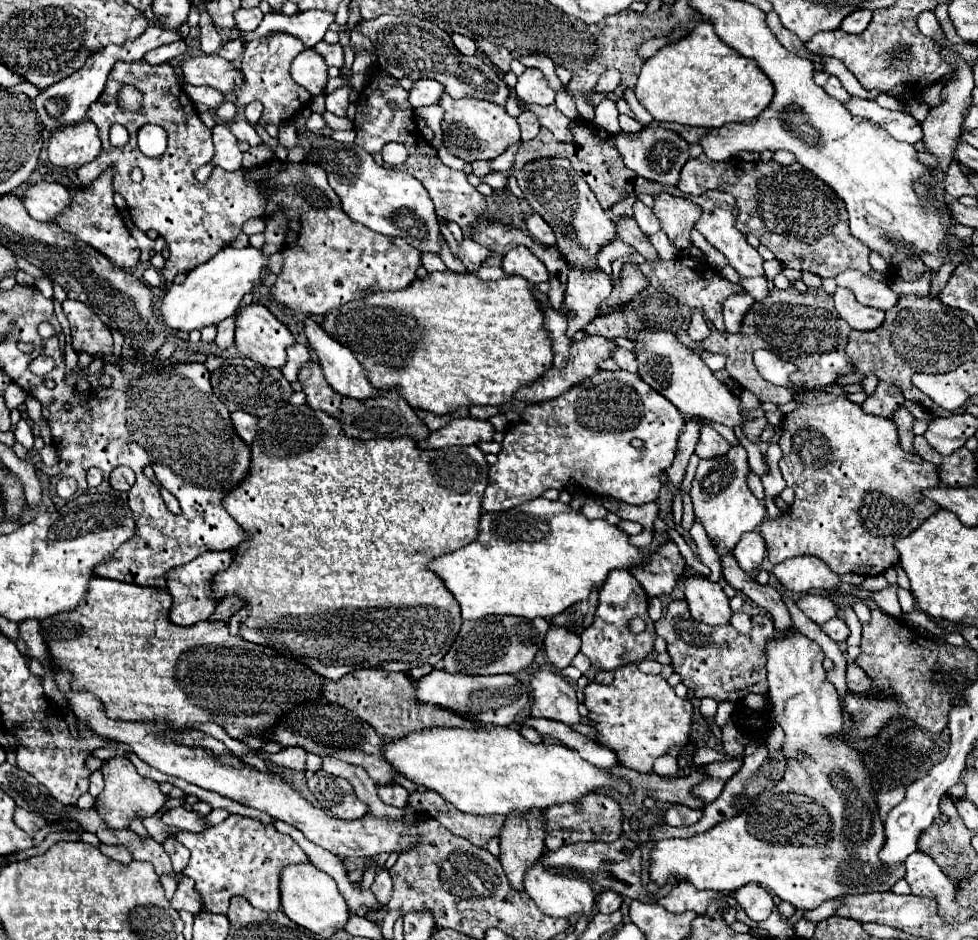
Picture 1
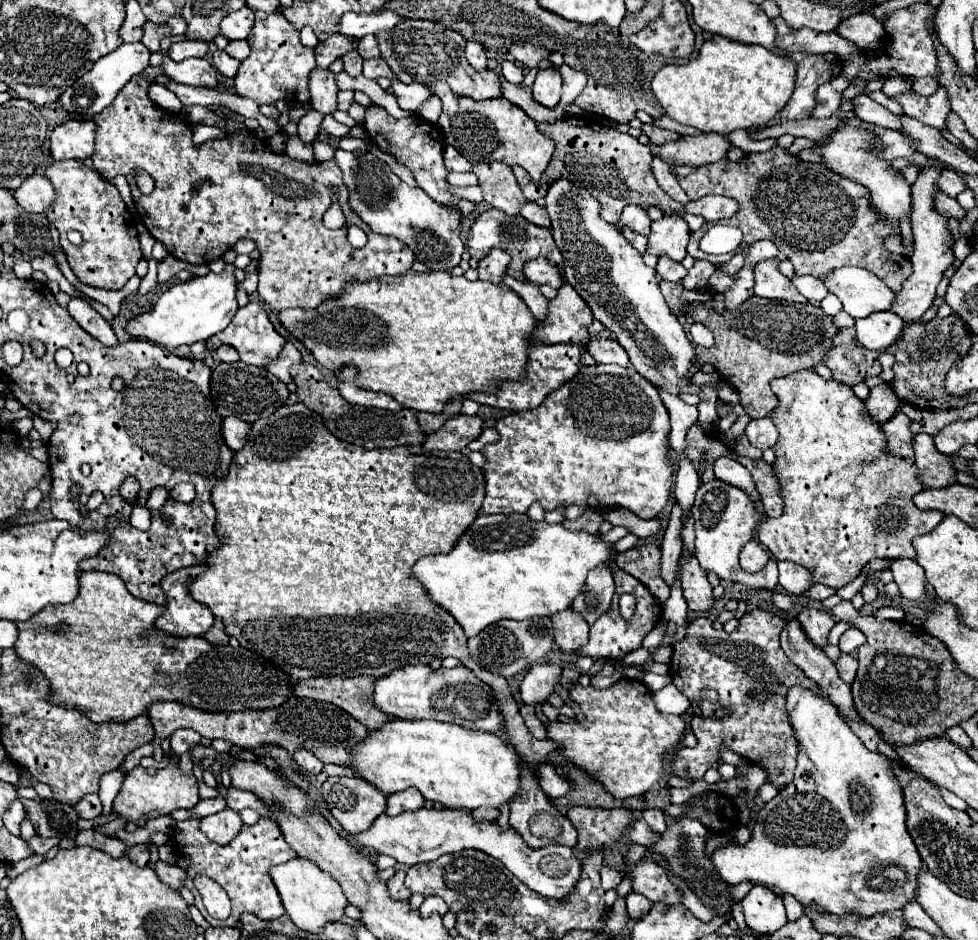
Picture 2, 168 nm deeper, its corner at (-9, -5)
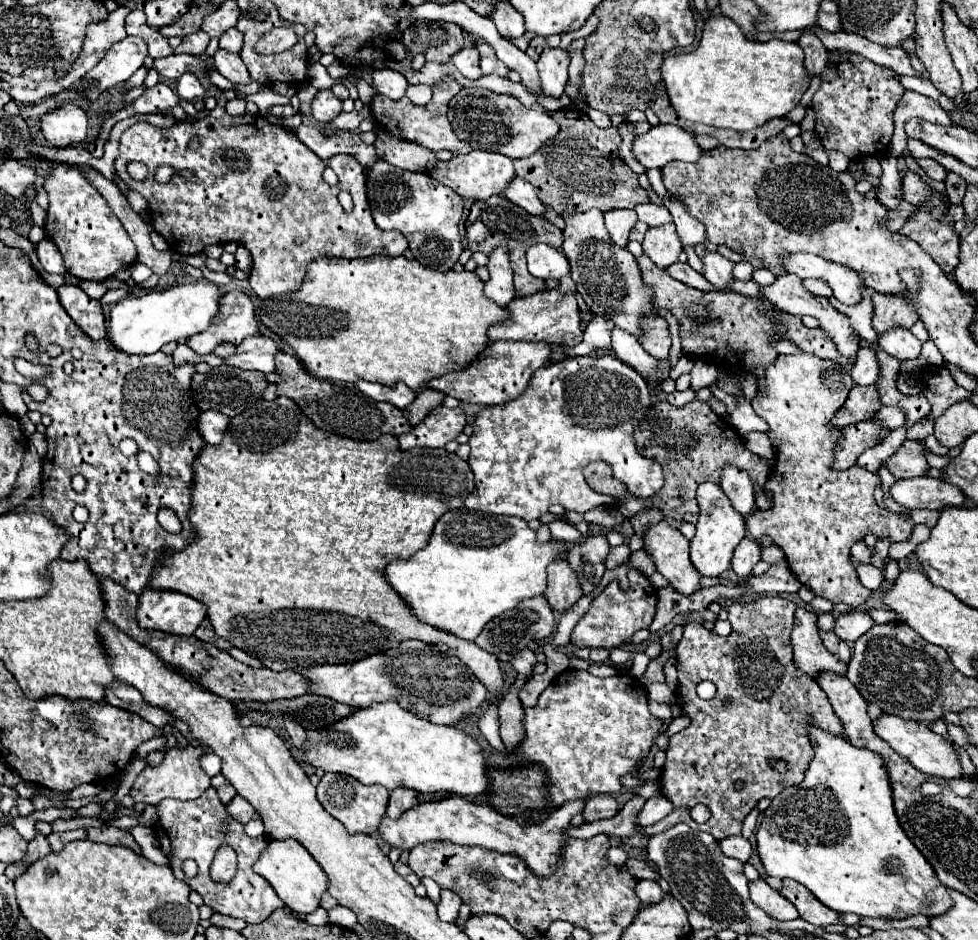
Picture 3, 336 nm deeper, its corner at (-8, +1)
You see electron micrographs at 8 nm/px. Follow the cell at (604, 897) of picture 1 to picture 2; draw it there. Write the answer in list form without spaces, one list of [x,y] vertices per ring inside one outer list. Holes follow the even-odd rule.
[[[629,893],[625,901],[627,901],[629,919],[633,919],[633,921],[641,919],[651,909],[651,903],[647,903],[647,899],[643,899],[641,895],[635,895],[635,893]]]

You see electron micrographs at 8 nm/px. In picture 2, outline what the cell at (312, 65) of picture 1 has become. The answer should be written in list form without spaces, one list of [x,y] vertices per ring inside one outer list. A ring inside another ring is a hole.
[[[315,67],[309,77],[309,91],[311,91],[311,105],[315,111],[323,115],[331,115],[337,111],[337,83],[335,73],[323,67]]]

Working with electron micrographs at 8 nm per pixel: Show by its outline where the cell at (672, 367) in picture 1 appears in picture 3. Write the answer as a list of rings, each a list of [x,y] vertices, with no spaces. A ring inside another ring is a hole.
[[[600,209],[566,213],[562,251],[570,261],[570,277],[576,283],[576,291],[582,295],[590,311],[594,315],[610,317],[616,327],[640,337],[640,315],[642,311],[654,309],[654,303],[650,303],[650,289],[642,285],[634,255],[628,249],[610,243]]]

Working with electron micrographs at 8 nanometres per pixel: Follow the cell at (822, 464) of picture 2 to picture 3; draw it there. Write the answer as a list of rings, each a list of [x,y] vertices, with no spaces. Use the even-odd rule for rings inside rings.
[[[792,353],[792,355],[778,355],[764,371],[766,387],[756,389],[756,397],[750,401],[754,411],[766,419],[770,425],[770,441],[776,449],[776,465],[766,481],[766,489],[774,493],[774,505],[770,511],[756,509],[750,519],[746,519],[746,529],[754,539],[768,535],[774,545],[778,545],[788,561],[788,567],[796,575],[796,579],[806,585],[816,597],[824,597],[832,603],[844,603],[850,607],[860,607],[871,591],[860,582],[854,565],[850,563],[850,547],[854,541],[864,539],[868,533],[876,537],[888,537],[892,541],[906,541],[914,529],[914,525],[924,523],[930,529],[938,521],[938,511],[910,511],[910,517],[892,515],[890,511],[880,509],[874,503],[874,487],[878,483],[878,475],[862,469],[850,467],[846,471],[832,469],[832,455],[834,443],[838,441],[840,429],[828,425],[828,421],[836,415],[836,411],[844,405],[854,381],[850,373],[834,363],[832,359],[822,359],[810,353]]]

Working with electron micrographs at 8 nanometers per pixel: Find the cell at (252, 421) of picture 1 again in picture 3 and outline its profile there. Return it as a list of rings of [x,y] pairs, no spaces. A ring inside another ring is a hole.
[[[218,411],[198,413],[196,423],[198,423],[200,437],[210,445],[218,445],[218,441],[222,441],[222,433],[226,431],[226,421],[228,417],[222,417],[222,413]]]

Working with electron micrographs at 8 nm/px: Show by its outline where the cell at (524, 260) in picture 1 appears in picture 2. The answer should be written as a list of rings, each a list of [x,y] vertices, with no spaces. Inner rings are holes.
[[[541,257],[527,261],[523,265],[523,275],[527,281],[531,281],[535,285],[551,285],[555,289],[559,289],[563,285],[563,277],[561,277],[559,269]]]

